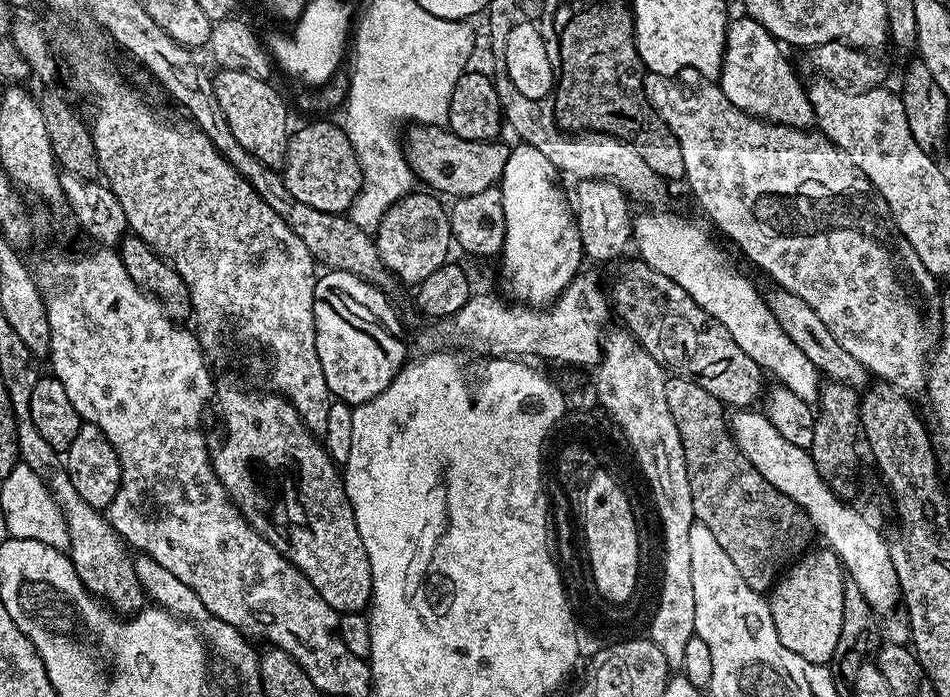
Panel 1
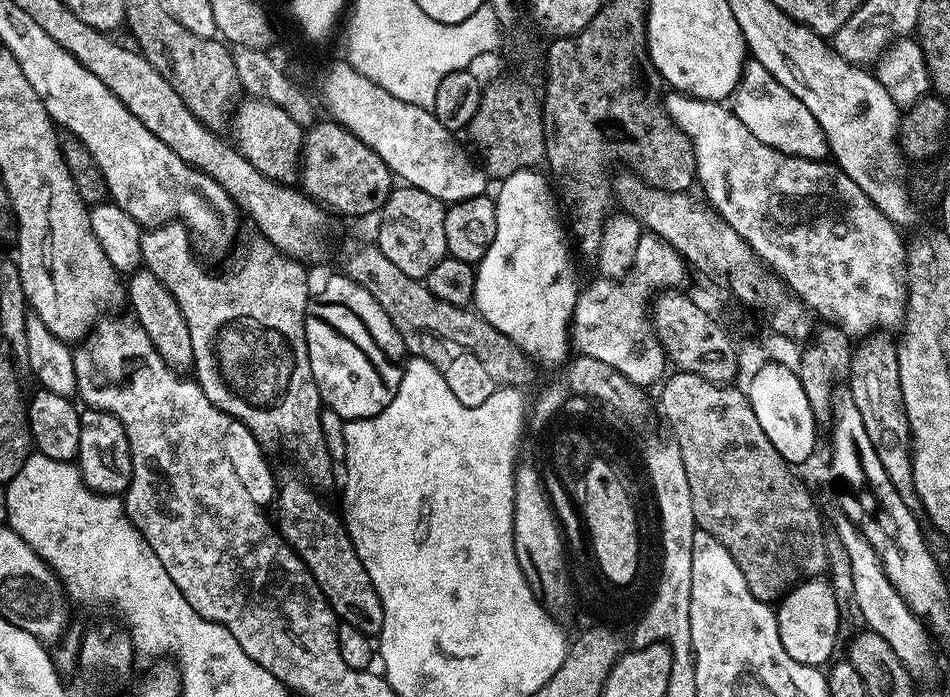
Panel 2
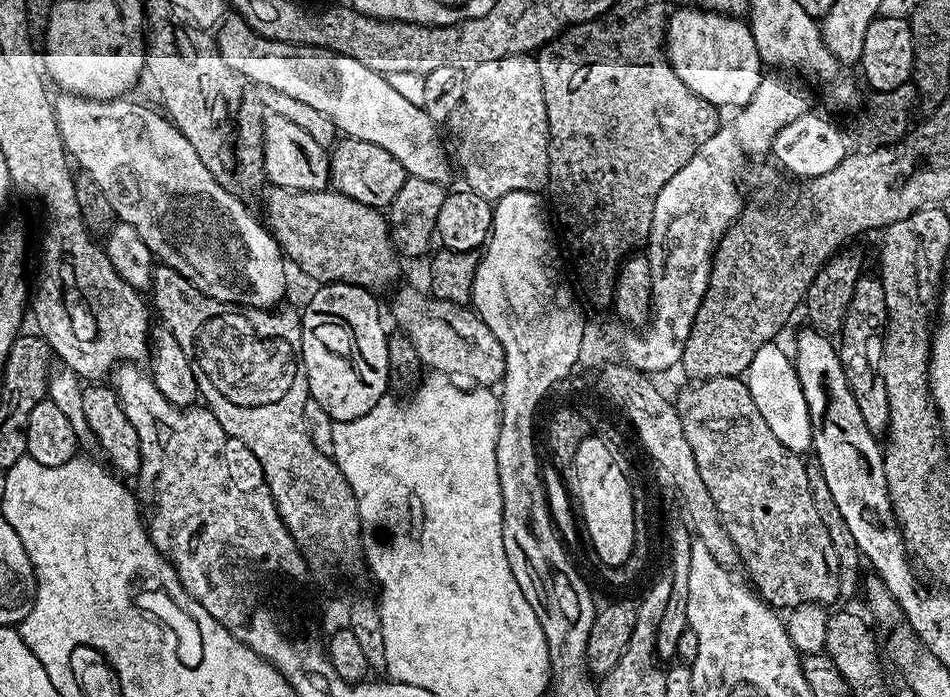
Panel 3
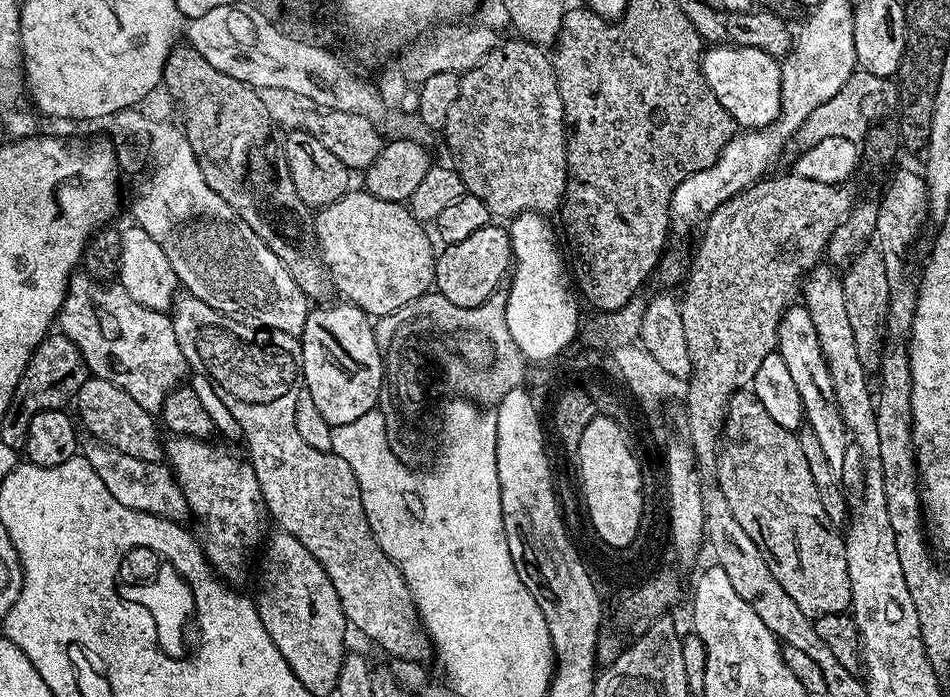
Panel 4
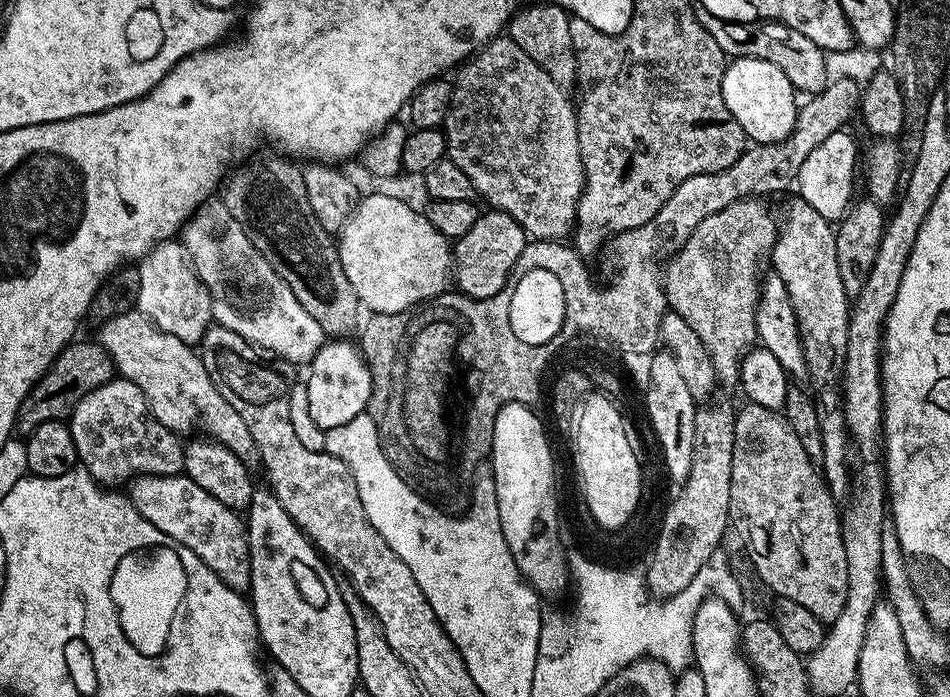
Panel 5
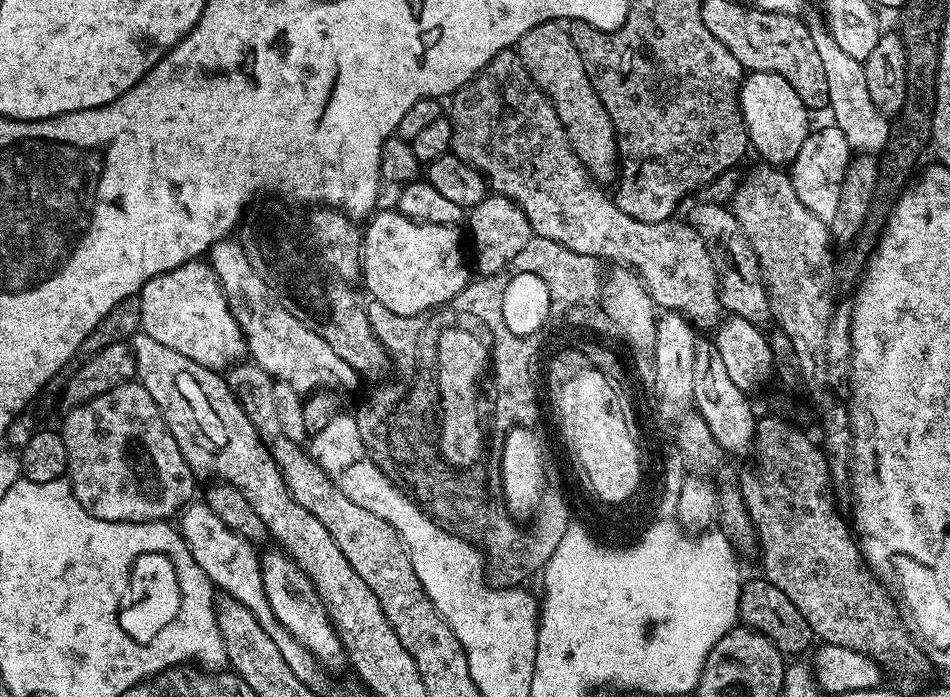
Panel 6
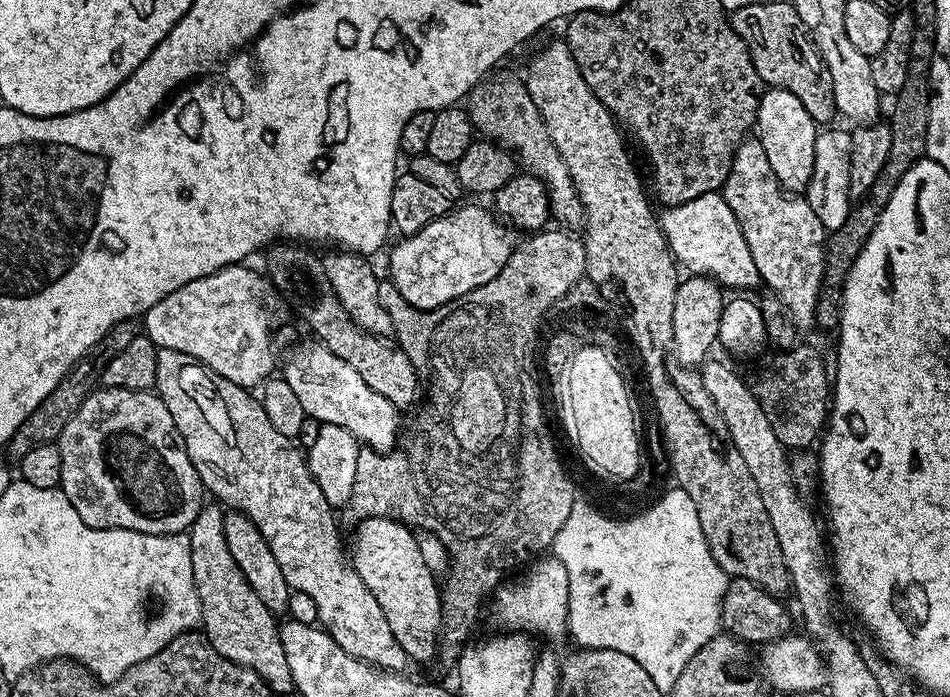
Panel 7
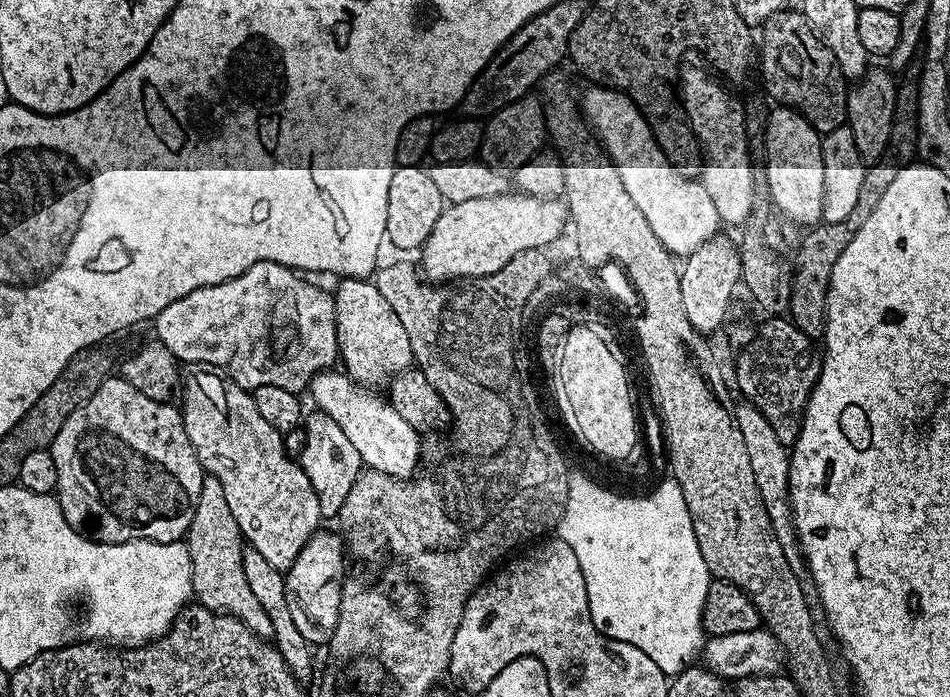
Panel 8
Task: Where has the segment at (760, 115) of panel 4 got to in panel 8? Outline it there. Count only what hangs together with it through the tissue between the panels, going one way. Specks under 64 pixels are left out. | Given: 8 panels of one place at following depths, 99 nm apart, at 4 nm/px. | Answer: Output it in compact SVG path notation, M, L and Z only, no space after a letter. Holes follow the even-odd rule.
M776 106L767 113L763 151L768 152L768 189L775 211L785 221L815 226L824 218L826 174L822 166L822 136L795 108Z

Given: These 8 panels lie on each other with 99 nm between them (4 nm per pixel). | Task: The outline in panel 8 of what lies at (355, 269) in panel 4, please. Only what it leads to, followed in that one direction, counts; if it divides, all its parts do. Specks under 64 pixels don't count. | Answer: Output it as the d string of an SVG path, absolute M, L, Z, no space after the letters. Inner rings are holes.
M523 194L512 195L474 198L467 202L448 204L438 218L430 238L423 246L422 255L424 257L418 260L423 275L432 282L451 282L466 280L469 276L492 275L495 271L502 270L522 250L547 249L548 244L554 243L563 234L564 227L569 227L570 215L567 203L563 199L543 200Z

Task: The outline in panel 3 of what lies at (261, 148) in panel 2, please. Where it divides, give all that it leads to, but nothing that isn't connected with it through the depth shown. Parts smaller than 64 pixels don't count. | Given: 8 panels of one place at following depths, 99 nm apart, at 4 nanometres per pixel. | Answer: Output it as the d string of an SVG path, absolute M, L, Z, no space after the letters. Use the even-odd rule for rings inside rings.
M269 115L264 122L264 172L271 187L286 188L290 192L322 192L329 187L332 179L330 152L325 145L314 142L306 130L294 126L294 122Z

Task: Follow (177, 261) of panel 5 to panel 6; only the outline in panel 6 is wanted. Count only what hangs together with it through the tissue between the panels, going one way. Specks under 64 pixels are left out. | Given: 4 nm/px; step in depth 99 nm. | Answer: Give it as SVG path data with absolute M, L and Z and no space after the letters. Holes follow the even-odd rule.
M203 259L191 260L166 274L155 276L139 292L138 303L142 314L140 326L146 335L154 338L154 342L162 342L162 346L170 346L170 350L178 350L178 354L186 354L186 358L202 366L213 370L227 370L245 355L246 341L228 305L224 287L211 263Z

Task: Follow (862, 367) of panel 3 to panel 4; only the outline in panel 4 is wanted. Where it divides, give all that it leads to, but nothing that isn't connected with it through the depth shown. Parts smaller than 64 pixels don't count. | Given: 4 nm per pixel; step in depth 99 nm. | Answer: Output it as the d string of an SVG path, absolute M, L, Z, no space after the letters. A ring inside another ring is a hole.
M863 247L843 269L842 298L846 302L846 315L854 333L858 362L862 362L866 370L875 369L882 357L882 329L888 319L888 299L890 298L886 262L882 262L879 247Z

